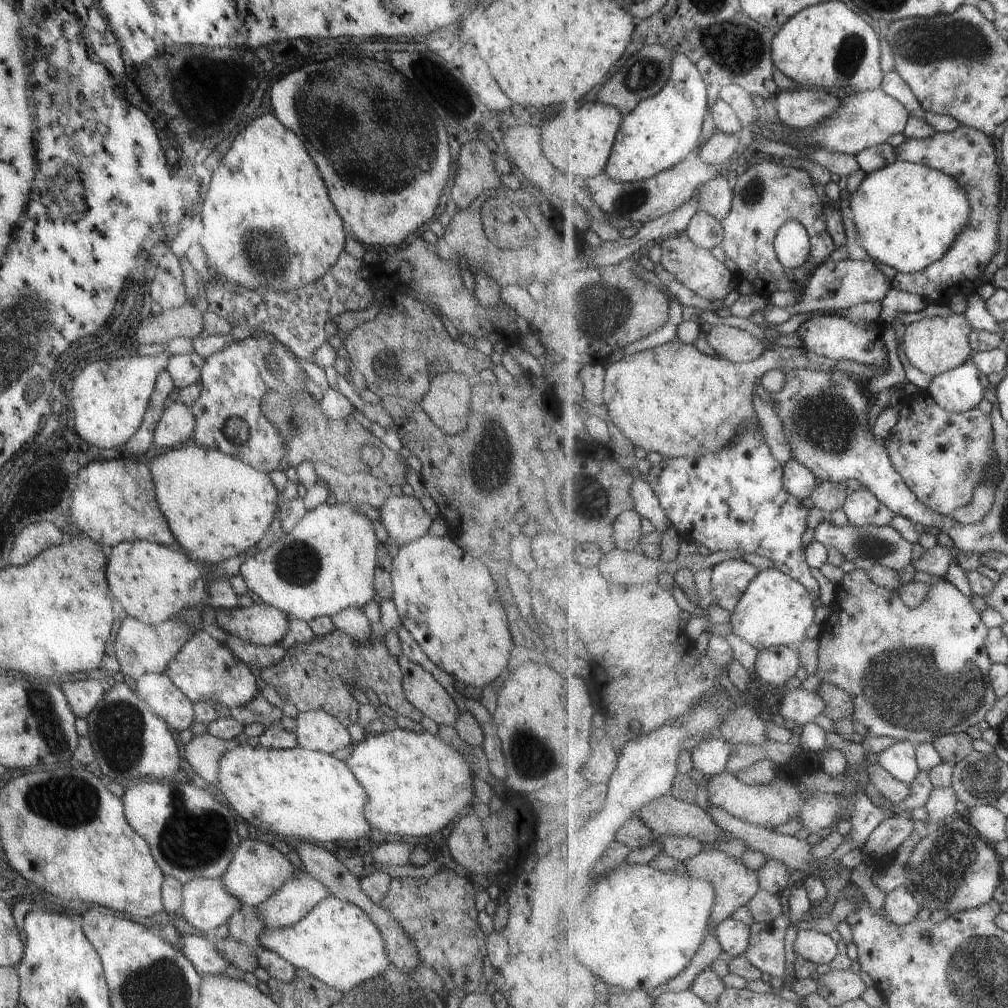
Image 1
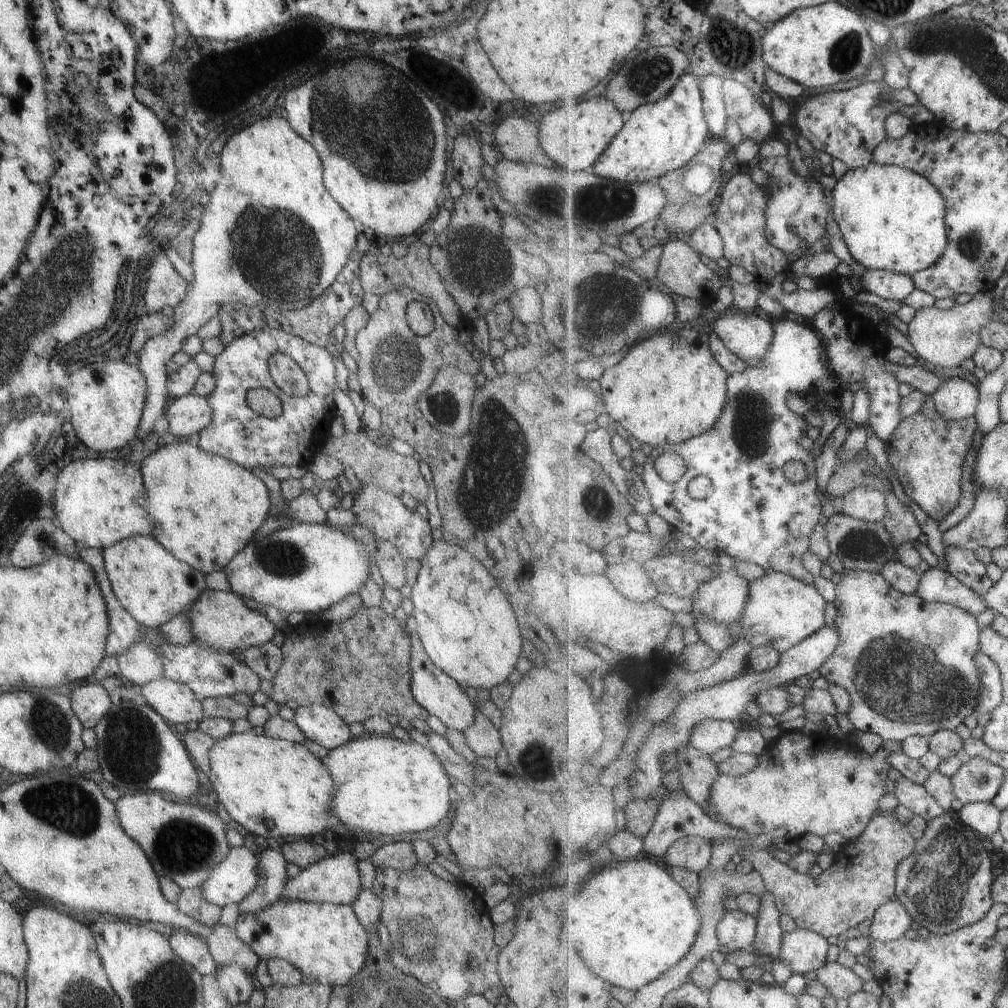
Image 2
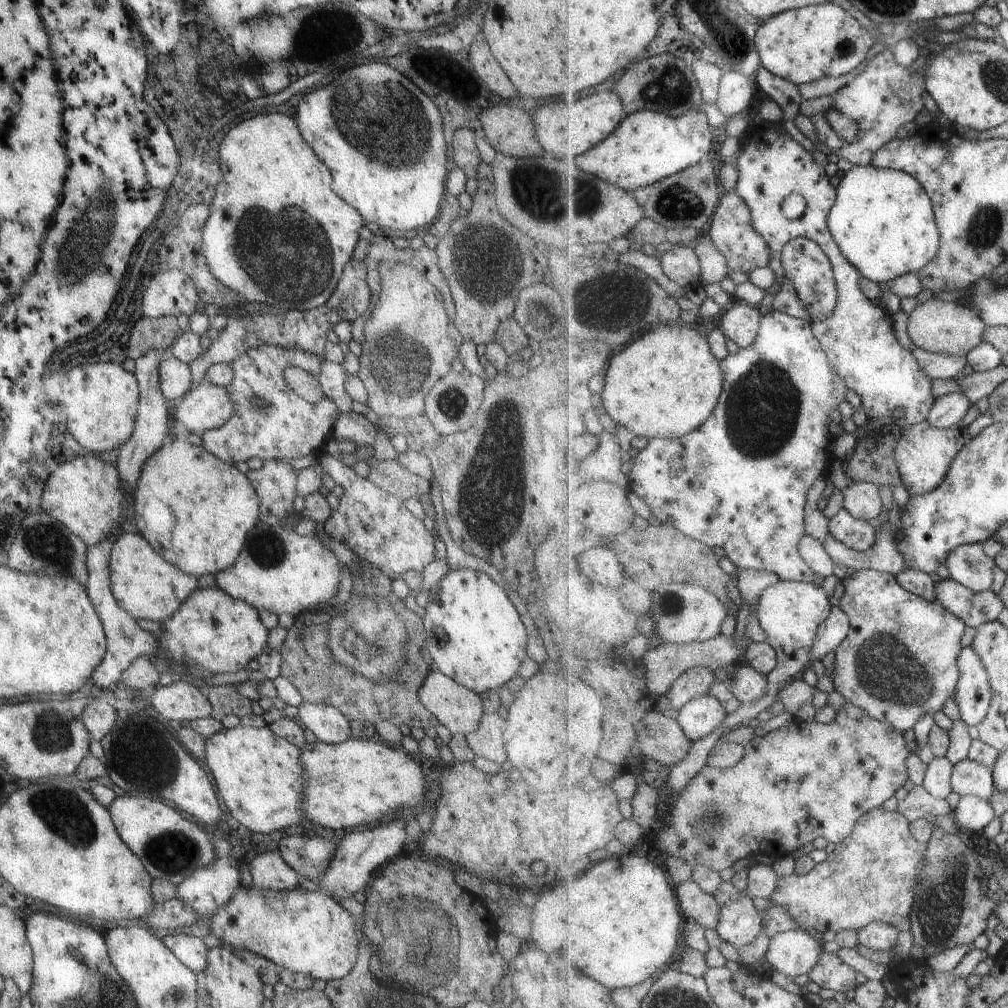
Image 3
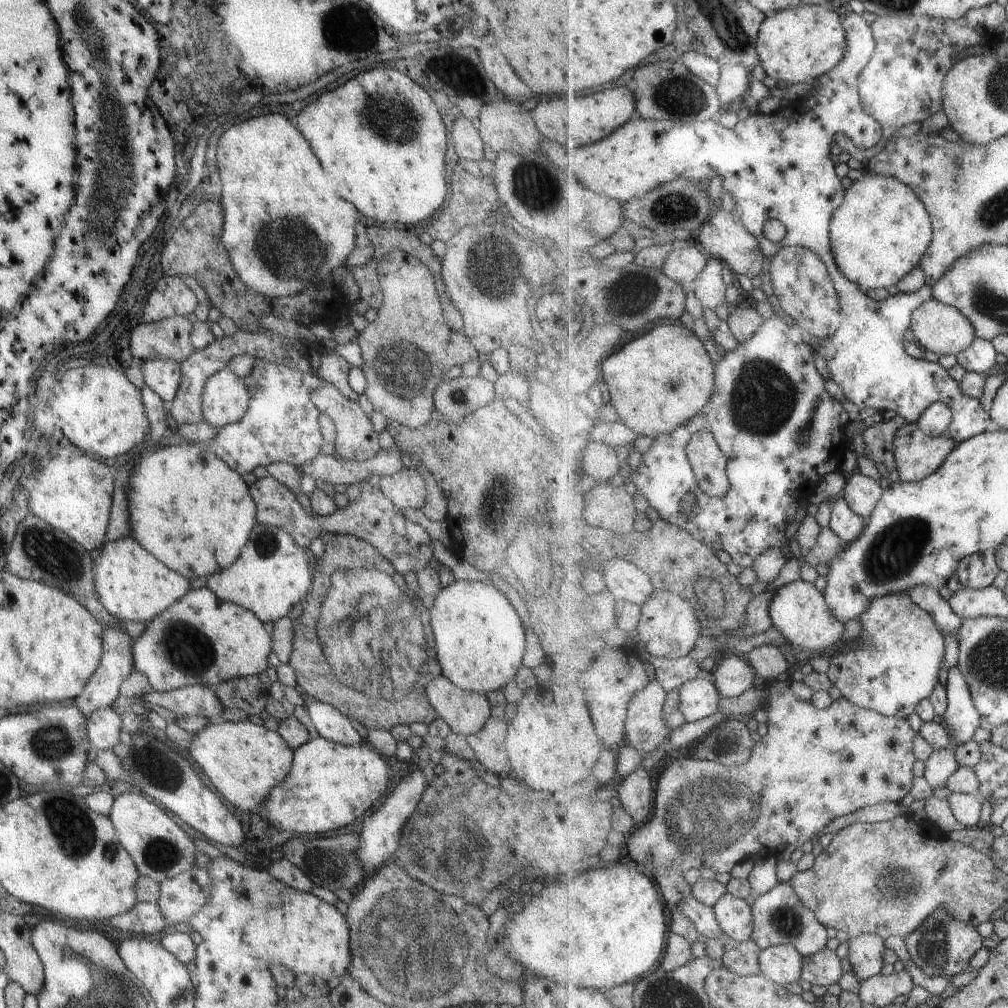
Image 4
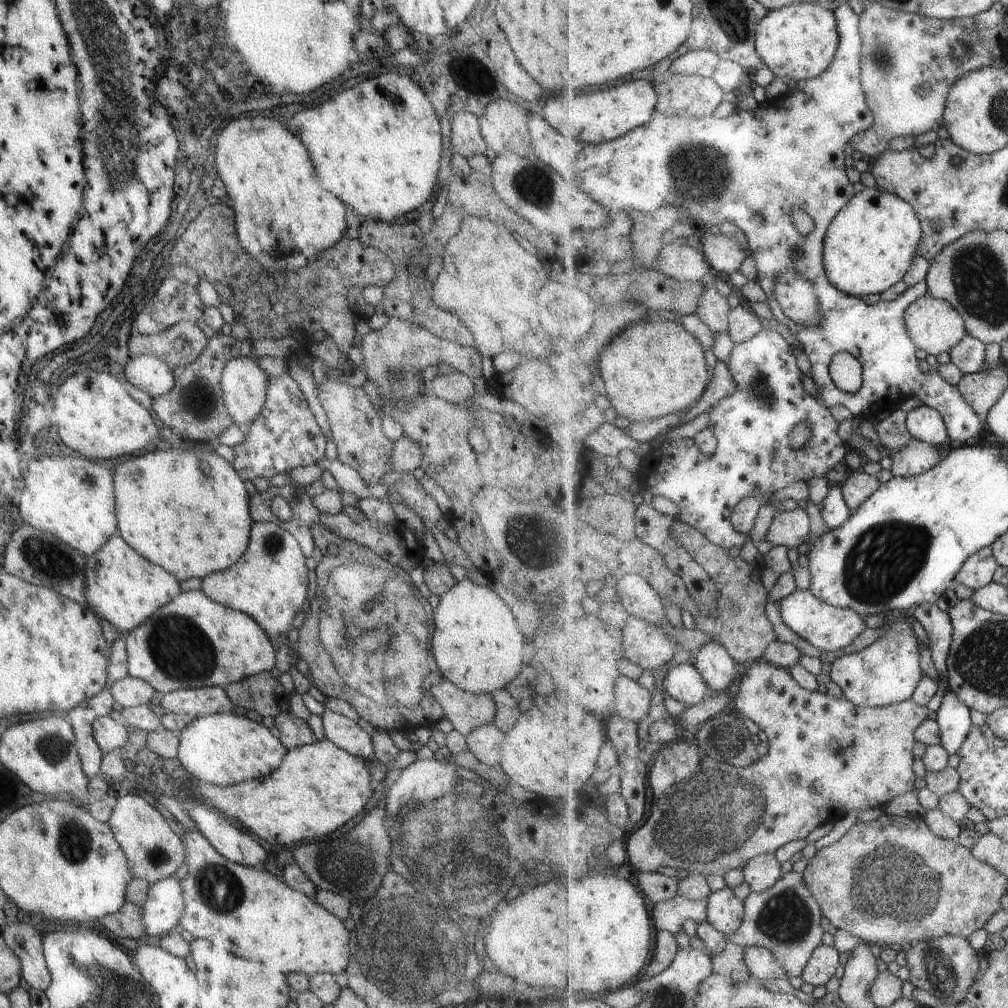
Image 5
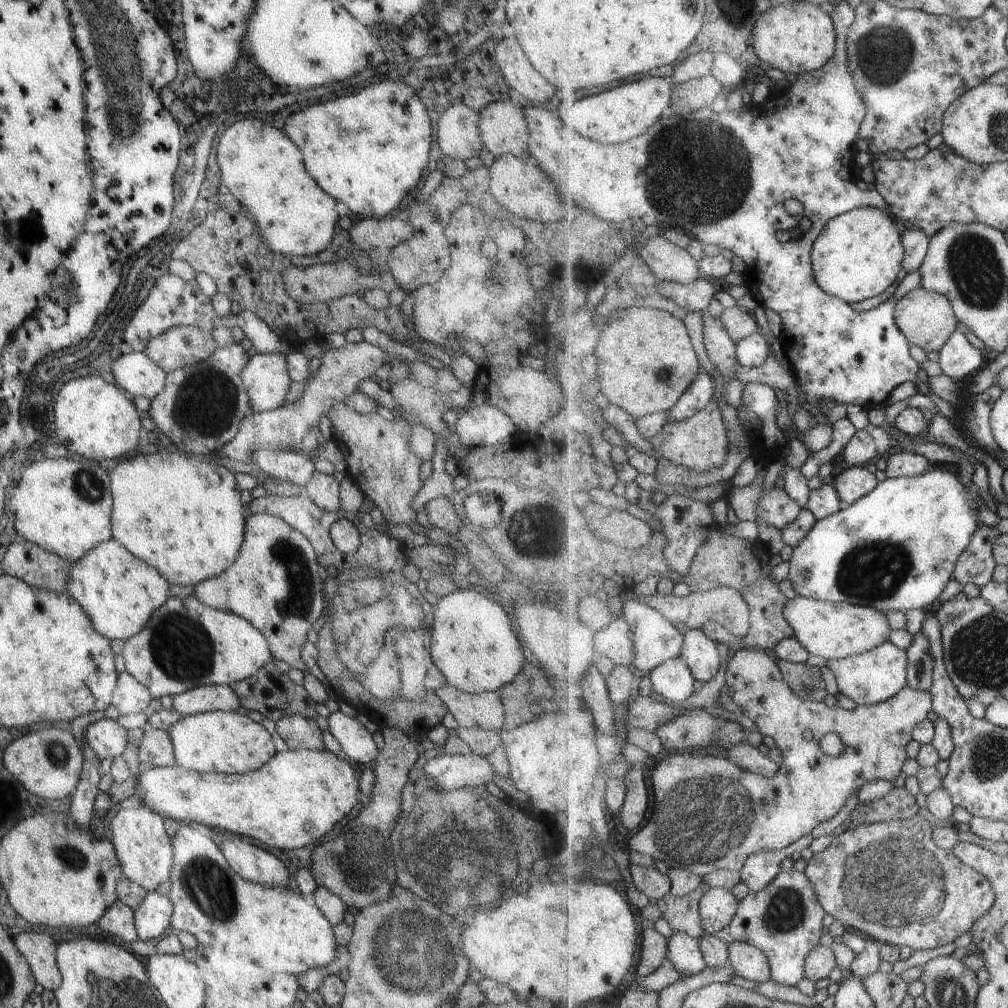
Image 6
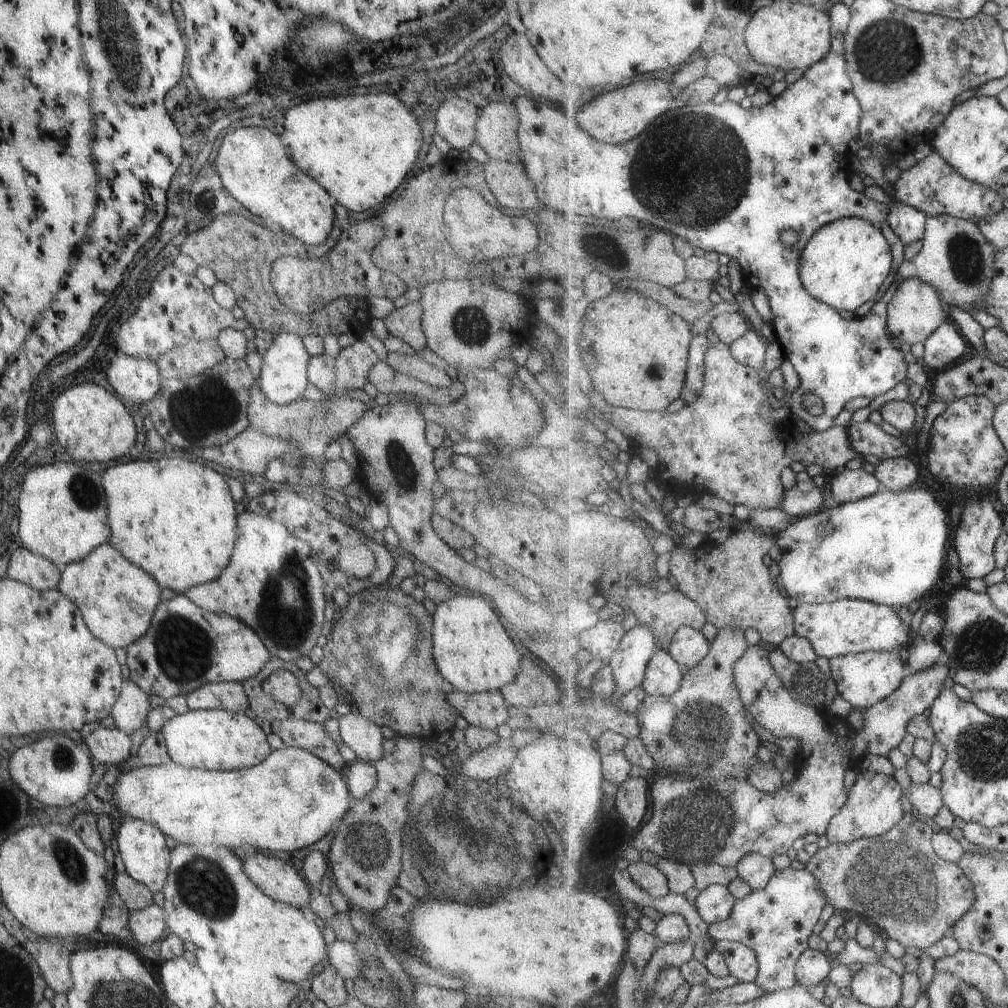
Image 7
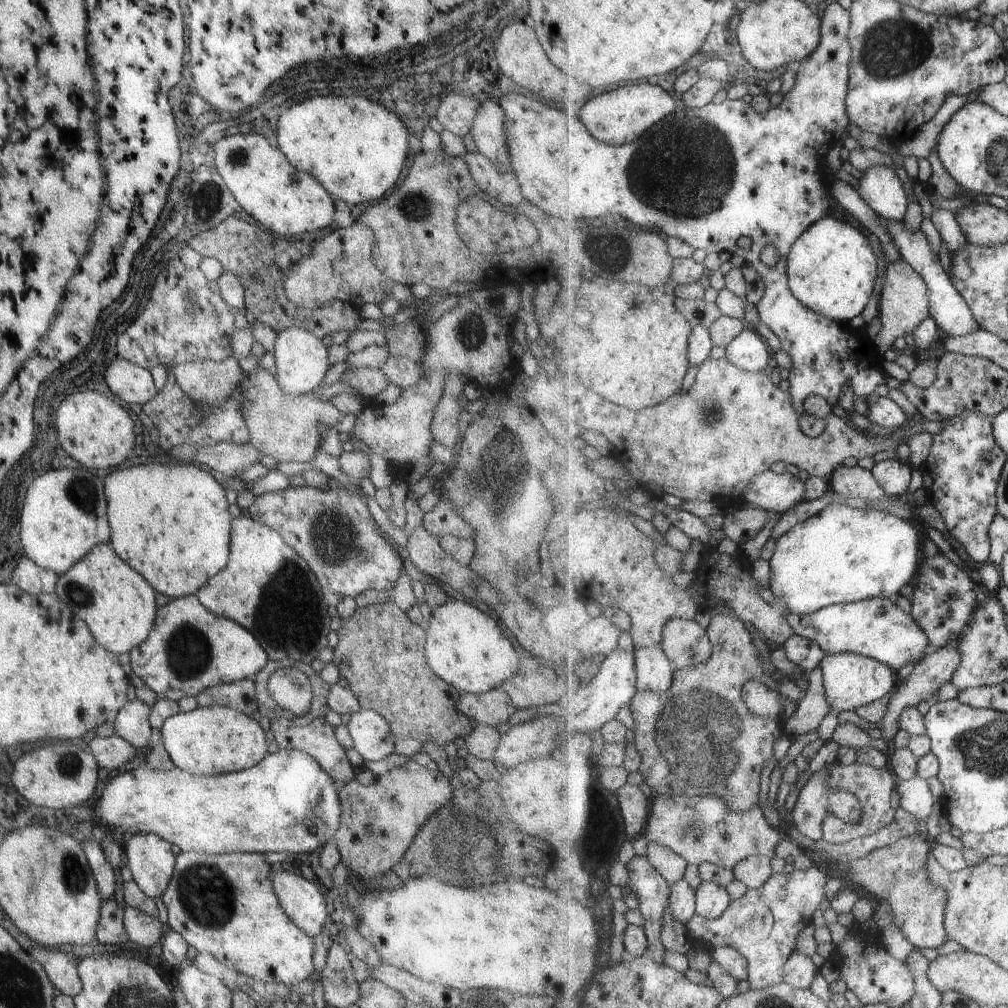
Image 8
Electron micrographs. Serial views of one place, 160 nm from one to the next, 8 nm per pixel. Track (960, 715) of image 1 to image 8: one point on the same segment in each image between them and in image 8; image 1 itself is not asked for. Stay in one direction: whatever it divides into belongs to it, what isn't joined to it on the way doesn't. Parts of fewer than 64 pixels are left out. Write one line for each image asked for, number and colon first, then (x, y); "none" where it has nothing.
2: (909, 665)
3: (900, 662)
4: (896, 665)
5: (889, 671)
6: (875, 676)
7: (863, 679)
8: (850, 680)

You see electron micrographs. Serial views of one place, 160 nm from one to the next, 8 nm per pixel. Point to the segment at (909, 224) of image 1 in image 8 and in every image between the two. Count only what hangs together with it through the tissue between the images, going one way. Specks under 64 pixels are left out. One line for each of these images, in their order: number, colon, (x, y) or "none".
2: (891, 218)
3: (884, 222)
4: (882, 231)
5: (870, 245)
6: (859, 254)
7: (845, 263)
8: (831, 269)

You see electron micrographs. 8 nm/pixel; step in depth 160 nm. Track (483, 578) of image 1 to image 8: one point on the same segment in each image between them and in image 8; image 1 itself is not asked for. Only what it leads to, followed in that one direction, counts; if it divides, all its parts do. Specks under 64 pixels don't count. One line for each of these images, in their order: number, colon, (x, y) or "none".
2: (466, 627)
3: (473, 634)
4: (478, 639)
5: (477, 647)
6: (471, 643)
7: (471, 651)
8: (465, 648)

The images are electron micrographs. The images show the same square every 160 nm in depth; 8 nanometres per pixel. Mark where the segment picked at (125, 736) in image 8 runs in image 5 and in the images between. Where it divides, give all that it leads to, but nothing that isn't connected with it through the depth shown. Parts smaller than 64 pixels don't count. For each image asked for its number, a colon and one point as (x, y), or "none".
5: (127, 692)
6: (128, 696)
7: (129, 711)

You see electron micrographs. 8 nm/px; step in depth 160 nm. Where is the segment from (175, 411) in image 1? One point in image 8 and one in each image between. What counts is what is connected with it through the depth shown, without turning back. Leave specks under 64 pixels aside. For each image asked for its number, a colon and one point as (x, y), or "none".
2: (187, 414)
3: (206, 406)
4: (223, 400)
5: (243, 385)
6: (265, 378)
7: (283, 375)
8: (301, 360)

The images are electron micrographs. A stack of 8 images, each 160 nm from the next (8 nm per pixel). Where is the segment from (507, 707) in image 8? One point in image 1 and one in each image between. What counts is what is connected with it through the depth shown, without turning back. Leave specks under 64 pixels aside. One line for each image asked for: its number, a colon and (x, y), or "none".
1: (420, 688)
2: (432, 690)
3: (459, 709)
4: (464, 712)
5: (465, 711)
6: (484, 710)
7: (487, 710)

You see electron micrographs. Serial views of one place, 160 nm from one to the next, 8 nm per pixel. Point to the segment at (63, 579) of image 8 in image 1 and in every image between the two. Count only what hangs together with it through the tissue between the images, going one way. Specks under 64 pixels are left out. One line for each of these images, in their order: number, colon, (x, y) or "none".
1: (151, 582)
2: (152, 587)
3: (144, 585)
4: (131, 585)
5: (121, 587)
6: (118, 592)
7: (116, 599)

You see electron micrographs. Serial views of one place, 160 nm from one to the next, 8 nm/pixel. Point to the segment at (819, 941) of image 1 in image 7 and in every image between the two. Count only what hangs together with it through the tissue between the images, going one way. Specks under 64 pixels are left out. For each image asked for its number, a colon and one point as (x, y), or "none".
2: (803, 950)
3: (793, 953)
4: (783, 964)
5: (762, 964)
6: (748, 961)
7: (743, 961)

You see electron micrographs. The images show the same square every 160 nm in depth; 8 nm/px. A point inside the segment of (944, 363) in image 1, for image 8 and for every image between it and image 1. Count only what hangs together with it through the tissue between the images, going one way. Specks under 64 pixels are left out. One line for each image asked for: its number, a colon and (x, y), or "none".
2: (941, 337)
3: (938, 326)
4: (943, 329)
5: (936, 326)
6: (927, 318)
7: (914, 313)
8: (903, 304)

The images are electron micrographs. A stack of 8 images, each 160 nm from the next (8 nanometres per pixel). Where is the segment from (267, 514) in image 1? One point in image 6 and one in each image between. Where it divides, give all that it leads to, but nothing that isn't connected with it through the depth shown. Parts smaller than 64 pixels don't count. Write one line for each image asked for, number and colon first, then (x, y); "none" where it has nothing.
2: (205, 508)
3: (221, 507)
4: (196, 517)
5: (186, 511)
6: (187, 524)

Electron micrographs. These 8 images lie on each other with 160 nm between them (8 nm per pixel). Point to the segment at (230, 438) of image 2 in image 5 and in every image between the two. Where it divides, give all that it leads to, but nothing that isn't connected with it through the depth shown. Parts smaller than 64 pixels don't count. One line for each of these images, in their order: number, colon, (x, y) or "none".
3: (289, 428)
4: (280, 424)
5: (284, 435)

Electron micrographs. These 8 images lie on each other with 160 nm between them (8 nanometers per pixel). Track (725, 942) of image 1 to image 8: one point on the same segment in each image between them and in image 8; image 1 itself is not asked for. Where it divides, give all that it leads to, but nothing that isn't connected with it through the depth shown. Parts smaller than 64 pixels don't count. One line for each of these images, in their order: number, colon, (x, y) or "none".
2: (737, 930)
3: (740, 924)
4: (735, 916)
5: (725, 911)
6: (717, 907)
7: (714, 904)
8: (712, 900)

